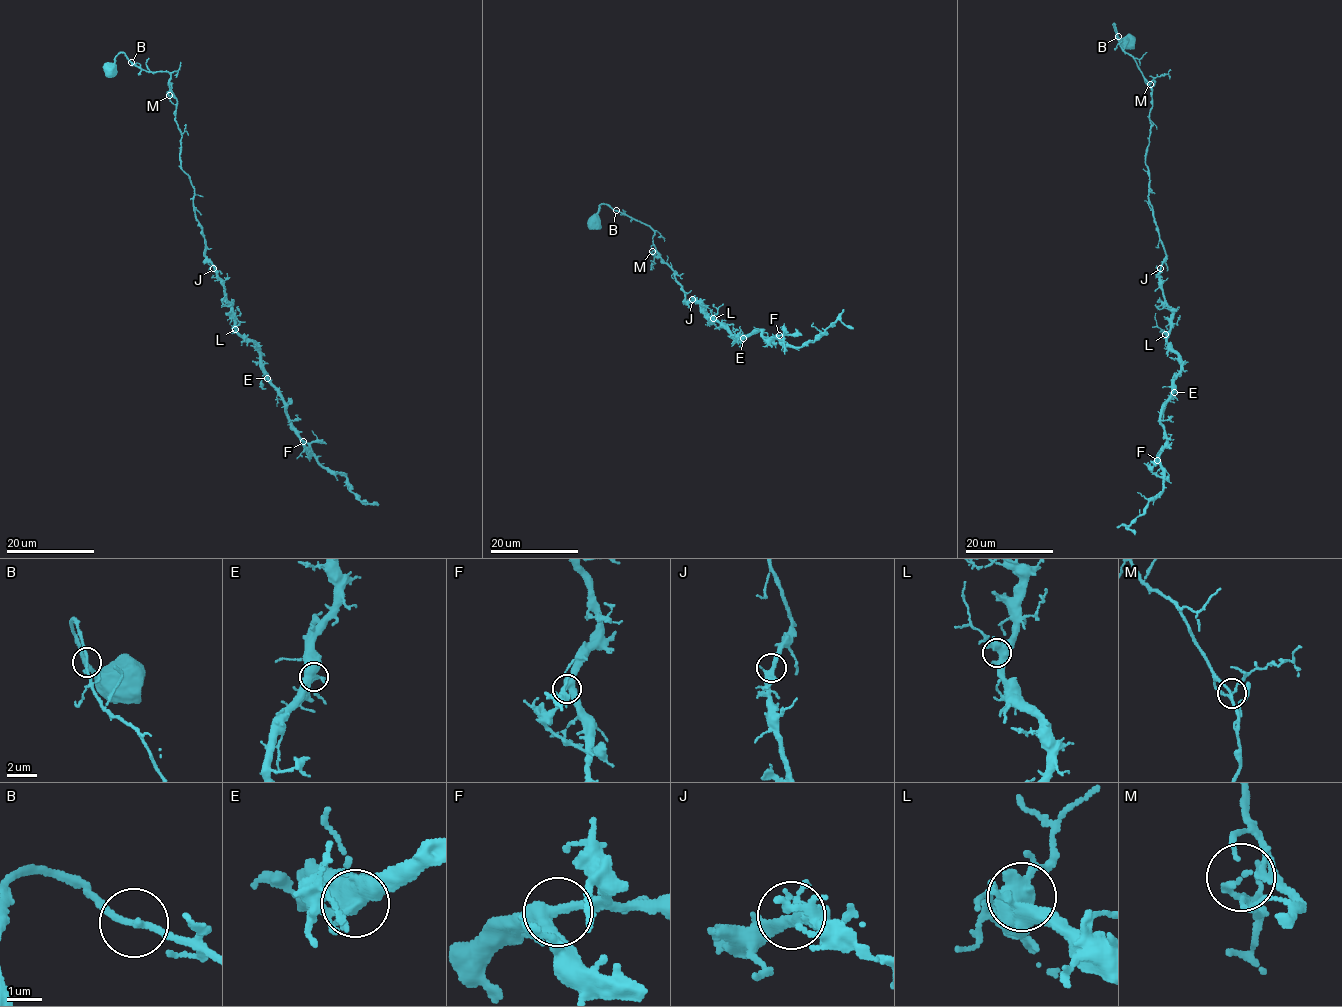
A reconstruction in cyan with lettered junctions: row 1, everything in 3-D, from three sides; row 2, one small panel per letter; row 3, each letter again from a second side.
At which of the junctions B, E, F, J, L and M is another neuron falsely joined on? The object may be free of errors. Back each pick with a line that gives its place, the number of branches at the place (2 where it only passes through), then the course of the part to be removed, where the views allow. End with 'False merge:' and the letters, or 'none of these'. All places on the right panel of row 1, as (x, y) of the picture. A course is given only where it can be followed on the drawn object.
False merge: none of these

